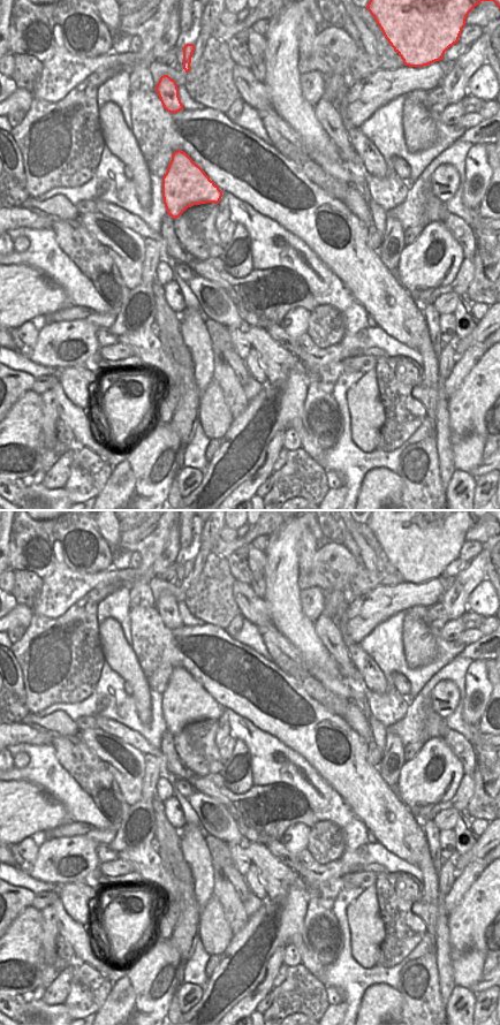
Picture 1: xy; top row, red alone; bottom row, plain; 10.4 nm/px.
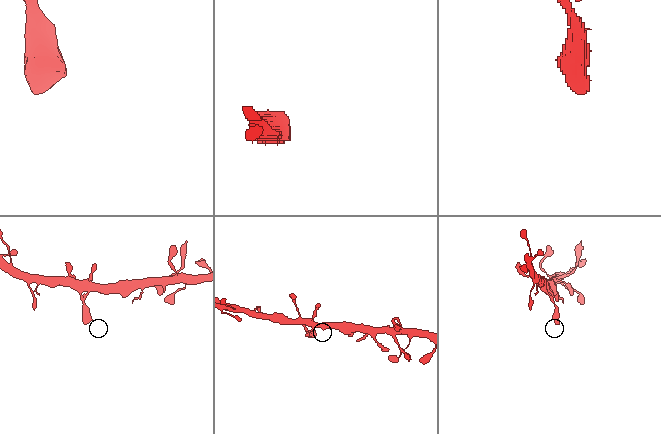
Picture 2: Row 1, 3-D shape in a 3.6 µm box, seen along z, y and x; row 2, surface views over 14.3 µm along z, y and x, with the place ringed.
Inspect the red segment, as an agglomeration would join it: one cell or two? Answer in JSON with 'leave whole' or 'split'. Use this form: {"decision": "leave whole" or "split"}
{"decision": "leave whole"}

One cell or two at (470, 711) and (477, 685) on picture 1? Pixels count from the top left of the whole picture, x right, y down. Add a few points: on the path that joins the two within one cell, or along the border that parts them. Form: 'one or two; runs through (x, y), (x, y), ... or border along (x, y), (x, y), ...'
one; runs through (470, 705), (469, 698), (474, 691)

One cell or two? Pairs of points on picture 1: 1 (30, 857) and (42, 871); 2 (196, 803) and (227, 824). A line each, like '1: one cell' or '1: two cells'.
1: two cells
2: one cell

